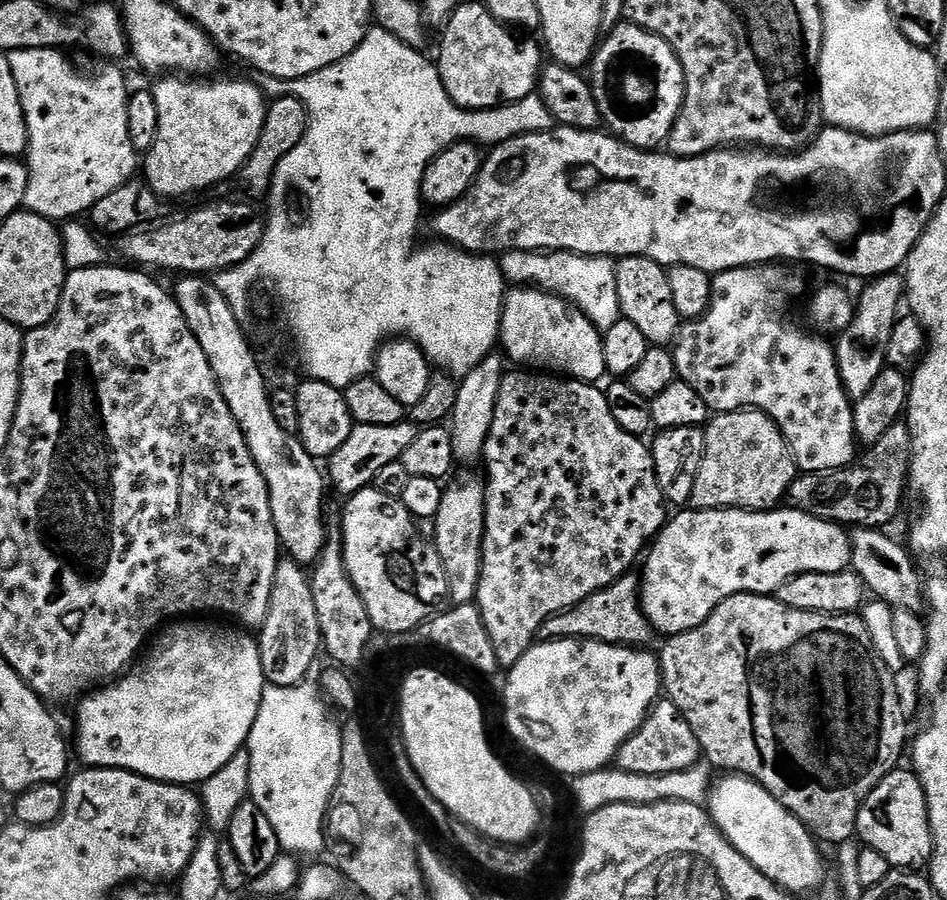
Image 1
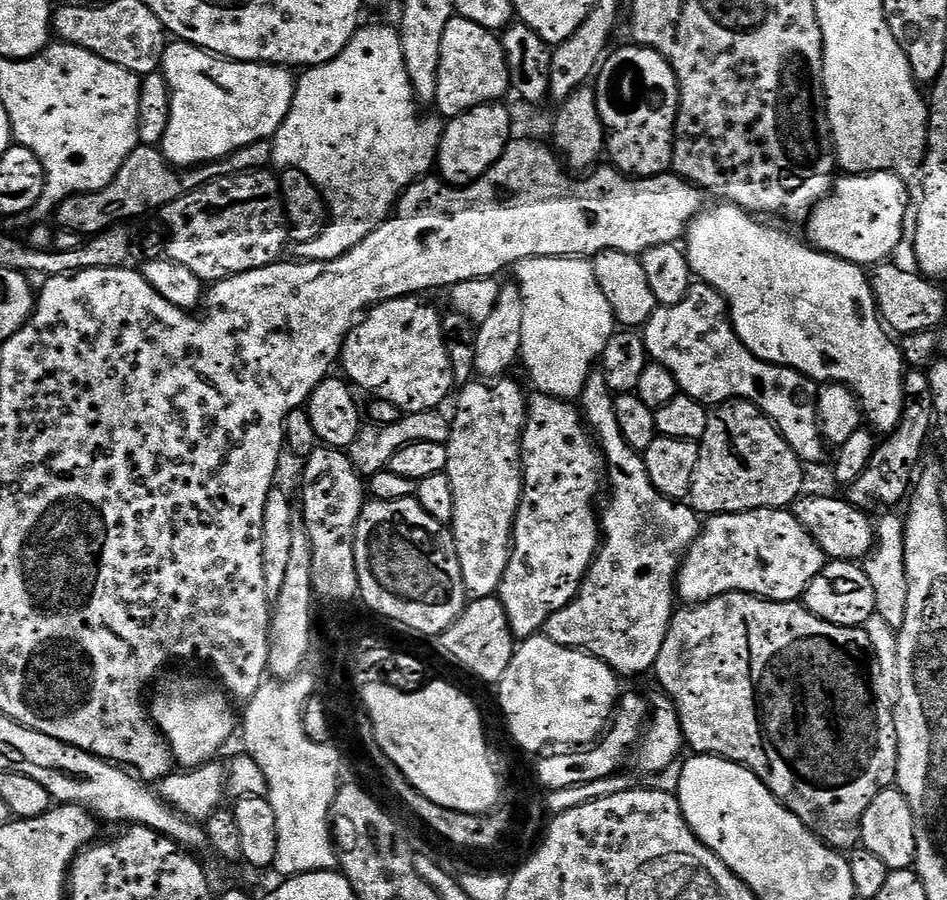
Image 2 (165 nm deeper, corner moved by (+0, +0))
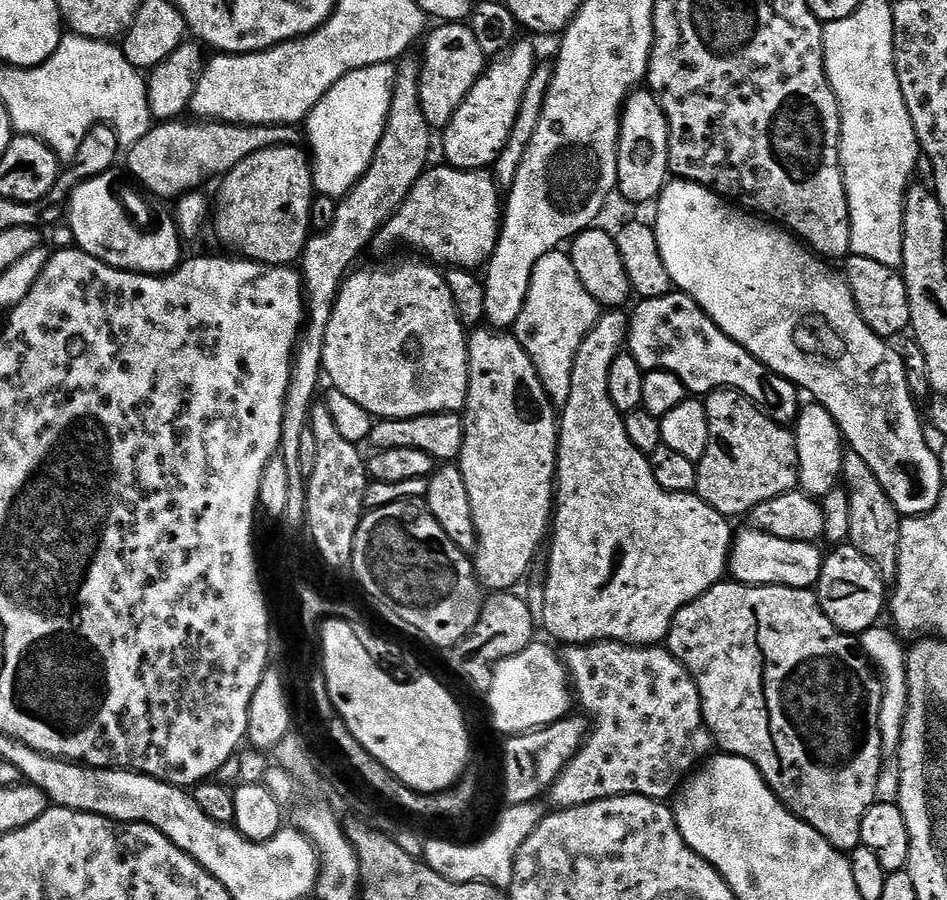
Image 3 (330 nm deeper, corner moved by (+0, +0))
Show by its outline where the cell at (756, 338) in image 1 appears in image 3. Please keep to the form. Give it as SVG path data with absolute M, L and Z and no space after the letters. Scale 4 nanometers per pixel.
M673 290L662 298L640 300L636 309L631 309L628 326L627 351L632 353L634 362L642 366L645 372L666 370L687 386L689 393L707 394L717 390L735 390L741 392L748 400L753 400L775 424L795 425L796 416L802 407L801 389L777 372L771 372L760 360L750 355L738 342L734 342L720 329L710 317L703 312L689 296L679 290Z

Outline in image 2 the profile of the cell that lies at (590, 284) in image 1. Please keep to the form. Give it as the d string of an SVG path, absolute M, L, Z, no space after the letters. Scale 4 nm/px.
M531 256L519 260L514 266L514 283L522 294L522 346L520 360L536 383L536 392L545 392L560 400L579 401L588 375L597 367L600 355L606 350L606 342L618 331L616 315L598 284L592 260L578 256Z

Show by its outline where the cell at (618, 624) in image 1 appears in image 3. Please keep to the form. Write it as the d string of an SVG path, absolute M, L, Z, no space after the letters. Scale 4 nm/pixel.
M604 310L601 311L598 322L590 330L590 334L586 334L586 338L582 342L582 346L578 346L578 354L574 358L574 370L570 374L570 398L562 406L562 411L558 416L560 426L560 445L556 448L556 483L554 485L554 519L550 525L550 544L552 540L552 549L548 552L548 577L544 580L544 605L538 608L538 616L542 621L542 628L553 636L553 641L561 640L561 645L571 646L573 644L596 644L600 640L613 640L619 644L634 644L637 646L656 646L661 642L667 641L668 631L672 625L672 619L678 614L678 610L682 610L682 606L686 606L690 602L694 602L702 594L706 594L715 584L721 583L725 579L728 572L728 558L732 554L732 542L734 539L734 528L731 528L729 517L723 516L718 510L711 508L706 501L701 500L699 496L691 492L667 492L662 490L662 486L658 486L658 482L654 478L654 470L652 469L651 459L643 456L639 450L632 445L630 438L626 438L626 426L624 425L624 416L614 406L614 402L610 402L610 362L614 362L614 358L618 358L618 354L625 351L628 342L628 326L630 316L624 310Z

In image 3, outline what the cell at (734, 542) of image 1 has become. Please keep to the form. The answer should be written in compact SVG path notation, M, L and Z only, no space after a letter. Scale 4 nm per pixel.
M751 526L735 533L732 554L728 558L728 572L737 584L773 584L787 588L811 589L819 585L820 571L825 553L816 549L815 543L790 542L786 538L774 538L774 534L760 532Z

